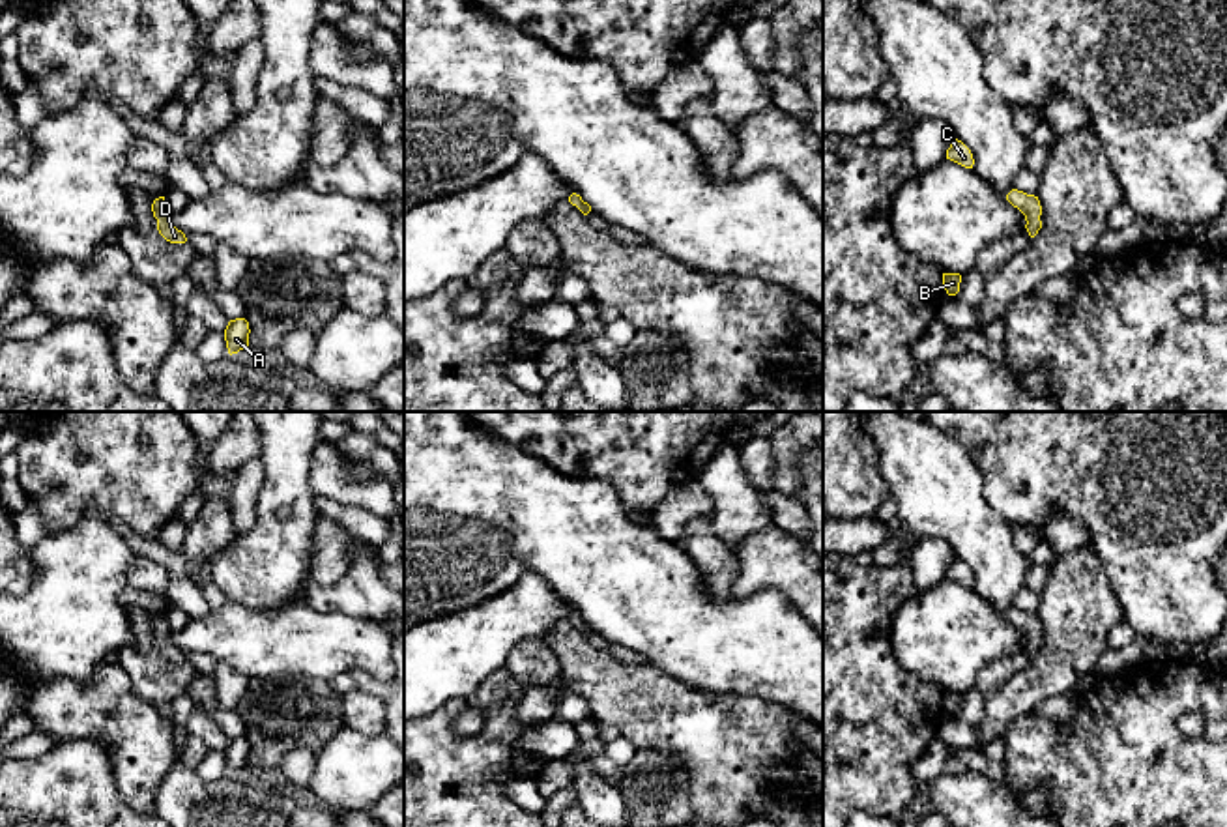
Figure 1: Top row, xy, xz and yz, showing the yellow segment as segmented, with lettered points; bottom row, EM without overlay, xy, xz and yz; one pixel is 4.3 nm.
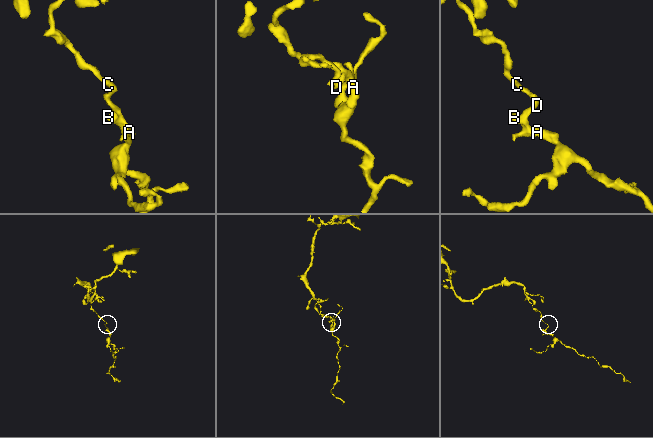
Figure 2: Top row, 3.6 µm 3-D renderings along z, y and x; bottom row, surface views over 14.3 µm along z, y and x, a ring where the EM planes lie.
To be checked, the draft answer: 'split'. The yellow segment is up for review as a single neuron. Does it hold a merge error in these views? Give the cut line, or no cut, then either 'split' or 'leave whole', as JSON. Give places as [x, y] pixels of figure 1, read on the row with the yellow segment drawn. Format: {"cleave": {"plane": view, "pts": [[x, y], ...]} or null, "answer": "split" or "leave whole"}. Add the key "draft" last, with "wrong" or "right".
{"cleave": null, "answer": "leave whole", "draft": "wrong"}

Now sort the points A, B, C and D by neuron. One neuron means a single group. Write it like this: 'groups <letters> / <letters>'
groups A B C D

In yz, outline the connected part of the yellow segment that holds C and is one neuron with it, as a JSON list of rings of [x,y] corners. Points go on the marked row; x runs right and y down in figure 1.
[[[958,138],[946,150],[946,159],[950,159],[965,168],[973,168],[973,165],[974,165],[971,150]]]

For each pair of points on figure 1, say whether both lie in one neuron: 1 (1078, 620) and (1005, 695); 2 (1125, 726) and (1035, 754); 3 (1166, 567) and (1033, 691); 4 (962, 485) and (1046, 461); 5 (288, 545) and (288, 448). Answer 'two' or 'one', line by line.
1: one
2: one
3: two
4: two
5: one

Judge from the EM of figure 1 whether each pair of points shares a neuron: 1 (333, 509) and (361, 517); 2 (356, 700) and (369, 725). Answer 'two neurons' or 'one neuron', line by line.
1: one neuron
2: one neuron

